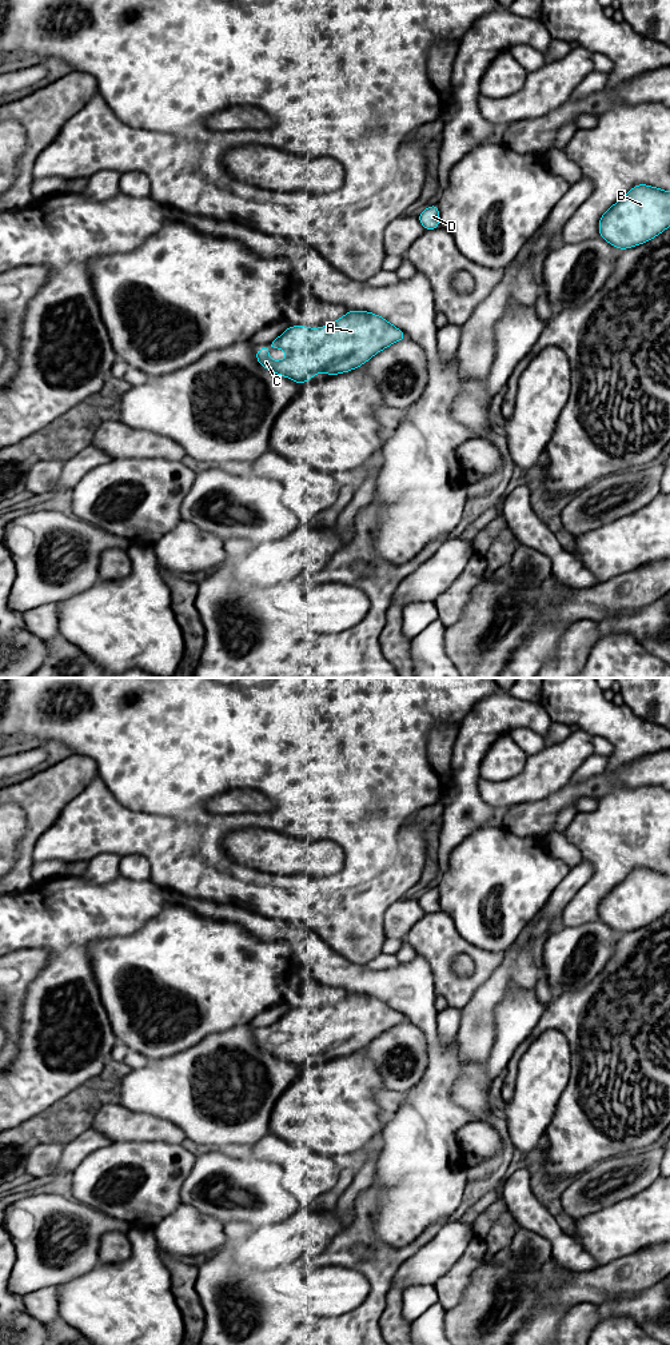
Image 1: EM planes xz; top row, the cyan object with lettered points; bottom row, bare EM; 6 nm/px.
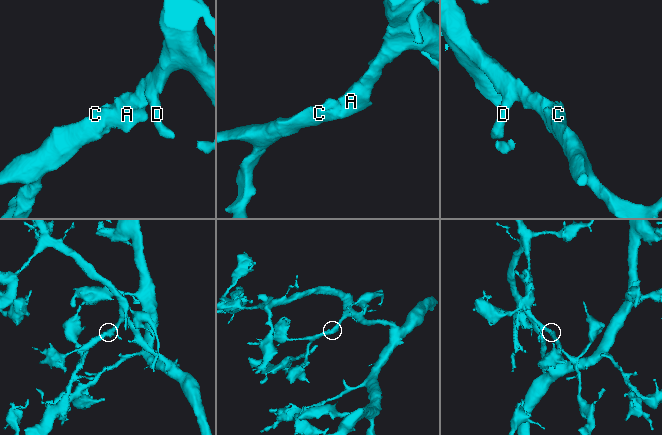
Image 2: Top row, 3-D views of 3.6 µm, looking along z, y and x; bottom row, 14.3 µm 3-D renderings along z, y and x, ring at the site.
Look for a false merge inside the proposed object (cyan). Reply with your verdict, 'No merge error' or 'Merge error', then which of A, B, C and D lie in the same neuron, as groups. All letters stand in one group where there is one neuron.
No merge error. Groups: A B C D

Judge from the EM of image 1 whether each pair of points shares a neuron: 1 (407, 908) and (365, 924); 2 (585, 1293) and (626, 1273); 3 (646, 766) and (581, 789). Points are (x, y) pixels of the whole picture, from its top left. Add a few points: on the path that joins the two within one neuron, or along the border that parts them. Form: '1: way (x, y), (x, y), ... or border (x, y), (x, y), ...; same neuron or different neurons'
1: border (403, 897), (397, 900), (385, 914), (385, 937); different neurons
2: way (595, 1288), (615, 1280); same neuron
3: way (630, 775), (613, 777), (597, 786); same neuron

